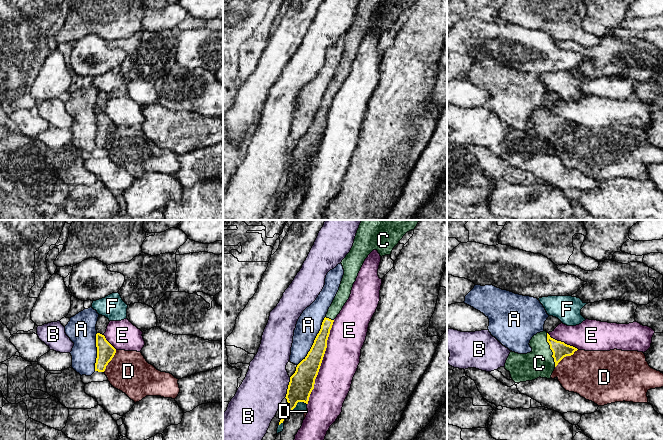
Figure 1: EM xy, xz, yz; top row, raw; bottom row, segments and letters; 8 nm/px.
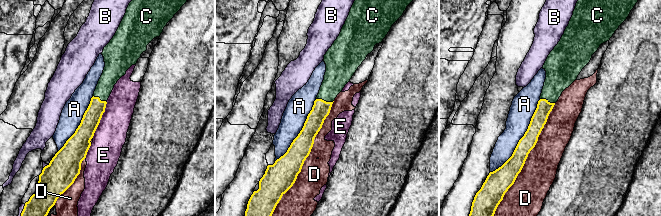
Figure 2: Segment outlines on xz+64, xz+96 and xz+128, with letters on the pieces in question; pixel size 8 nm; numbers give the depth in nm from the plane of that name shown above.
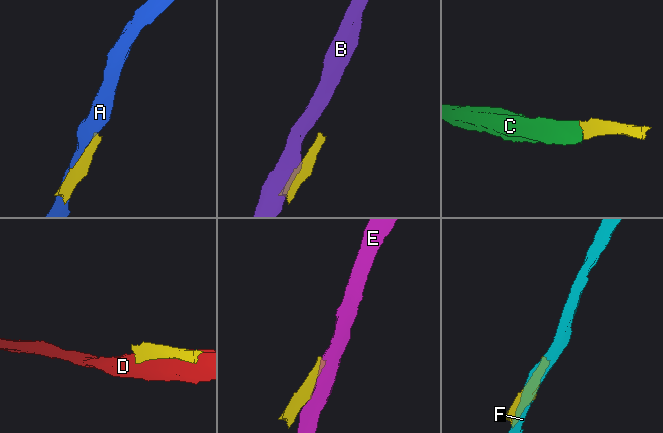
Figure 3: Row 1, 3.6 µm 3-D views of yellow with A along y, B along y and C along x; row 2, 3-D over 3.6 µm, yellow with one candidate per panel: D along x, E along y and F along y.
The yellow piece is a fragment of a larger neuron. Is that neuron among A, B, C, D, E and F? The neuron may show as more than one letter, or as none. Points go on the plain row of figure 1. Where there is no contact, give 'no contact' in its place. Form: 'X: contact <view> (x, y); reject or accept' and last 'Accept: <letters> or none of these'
A: contact xz (314, 117); reject
B: contact xz (288, 163); reject
C: contact yz (551, 125); accept
D: contact yz (565, 132); reject
E: contact xz (321, 138); reject
F: contact xz (297, 178); reject
Accept: C

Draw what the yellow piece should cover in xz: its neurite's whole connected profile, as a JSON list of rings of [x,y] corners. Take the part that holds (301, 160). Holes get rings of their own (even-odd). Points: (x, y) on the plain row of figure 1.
[[[360,0],[350,28],[342,36],[344,51],[339,66],[328,85],[321,105],[307,132],[297,141],[295,149],[290,153],[286,175],[287,190],[281,194],[279,201],[288,193],[298,178],[308,180],[314,165],[326,124],[327,116],[334,95],[342,86],[350,73],[351,66],[358,49],[368,31],[377,26],[380,32],[391,31],[393,24],[403,12],[414,6],[417,0]]]

